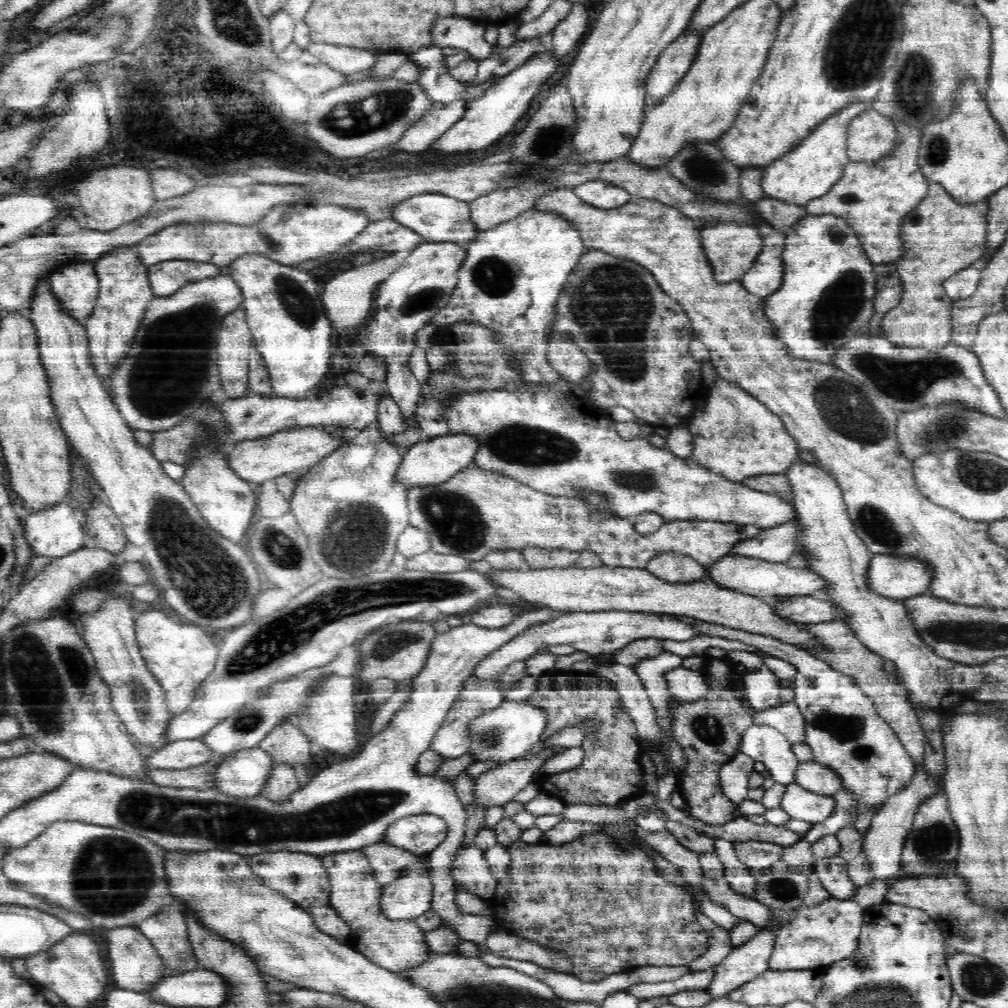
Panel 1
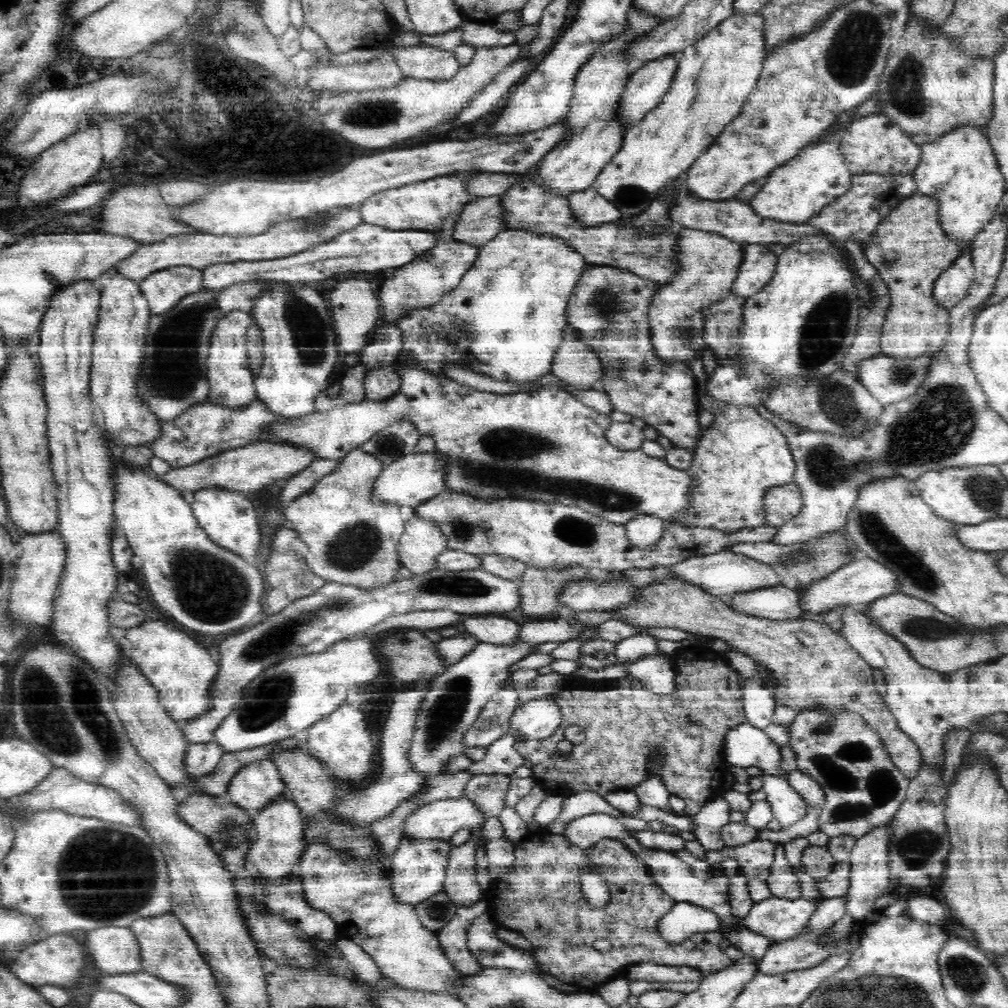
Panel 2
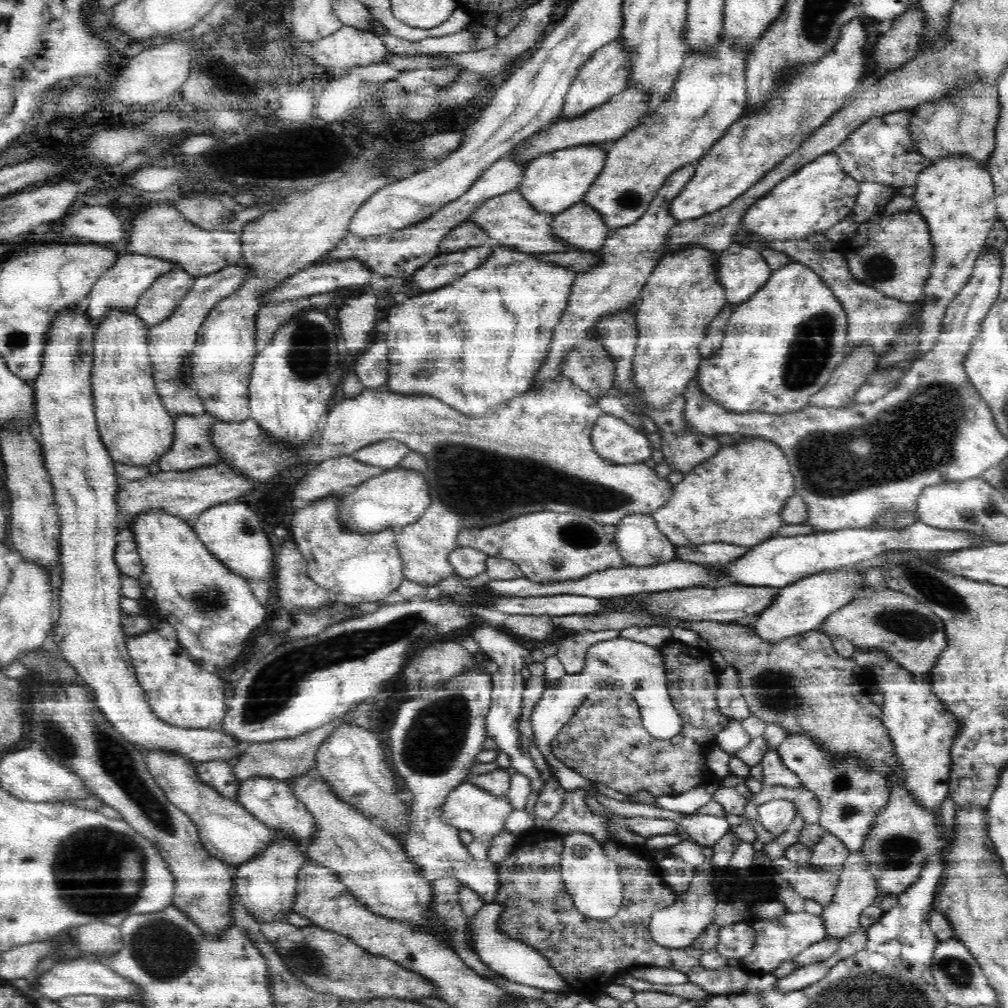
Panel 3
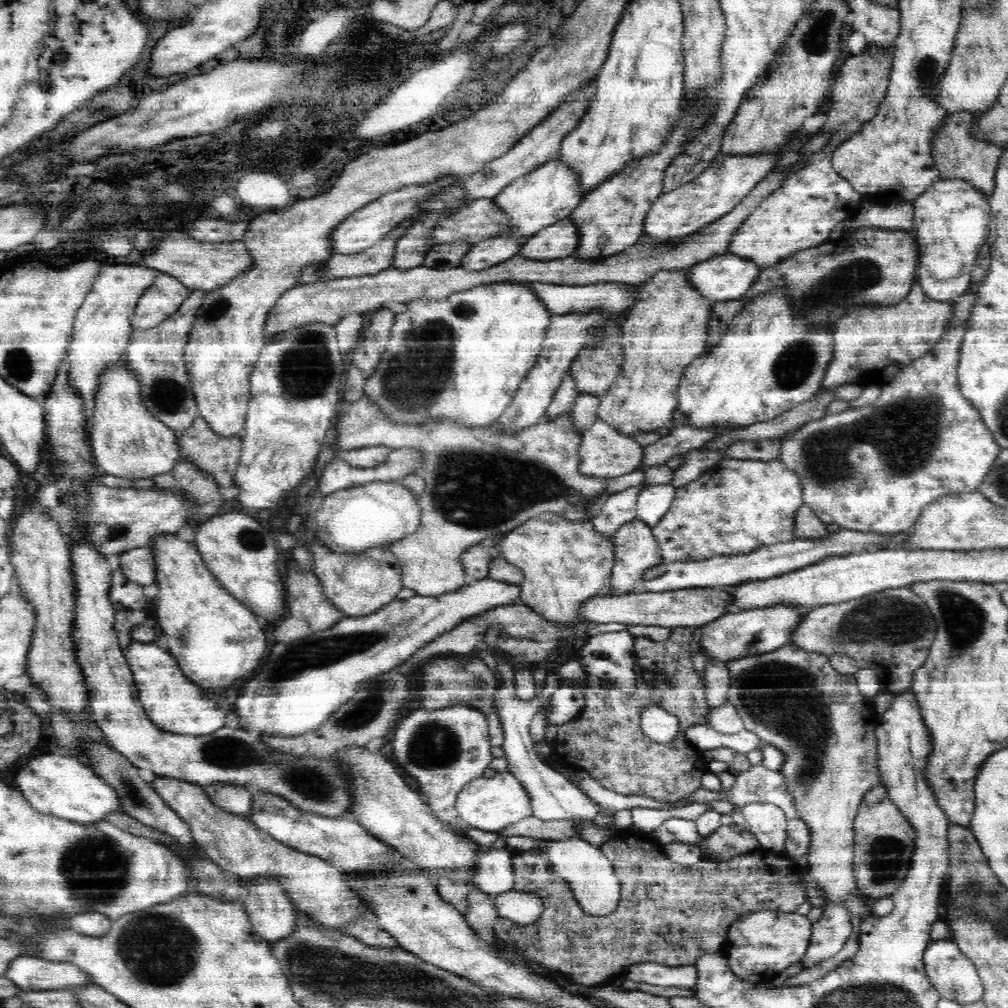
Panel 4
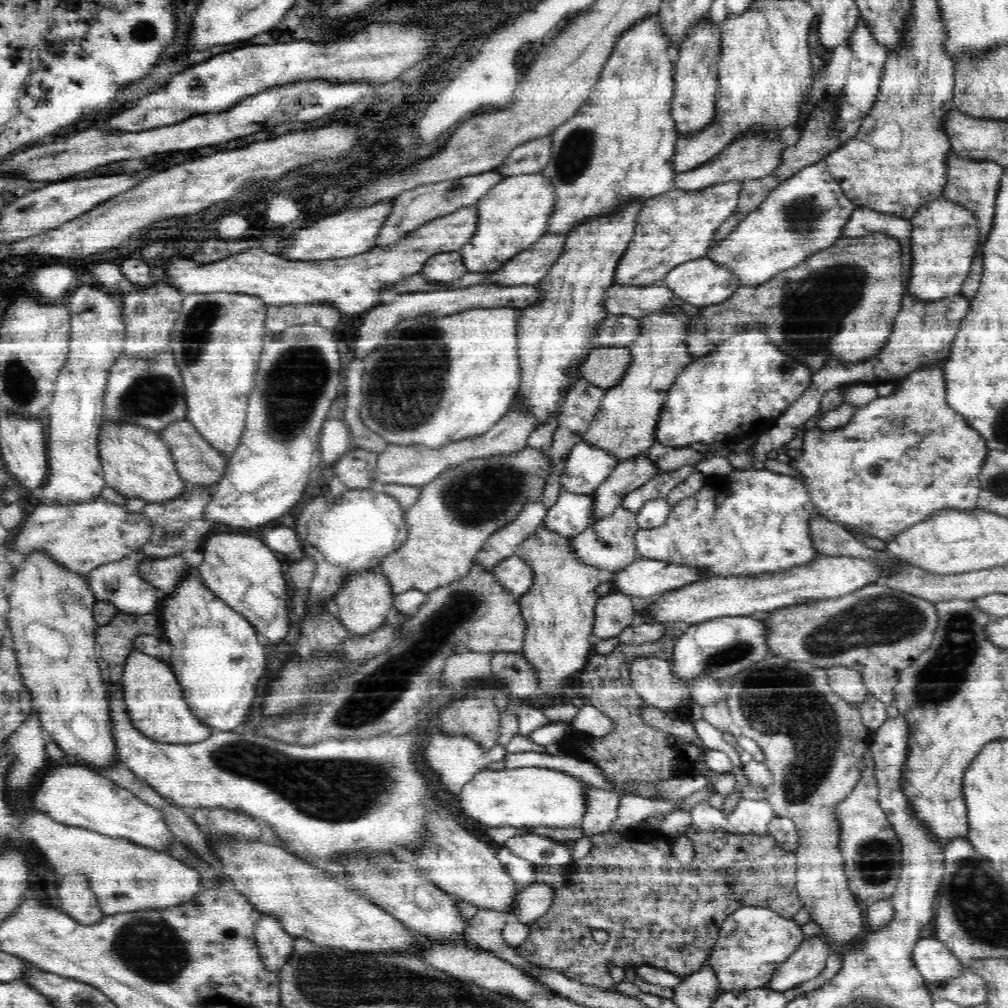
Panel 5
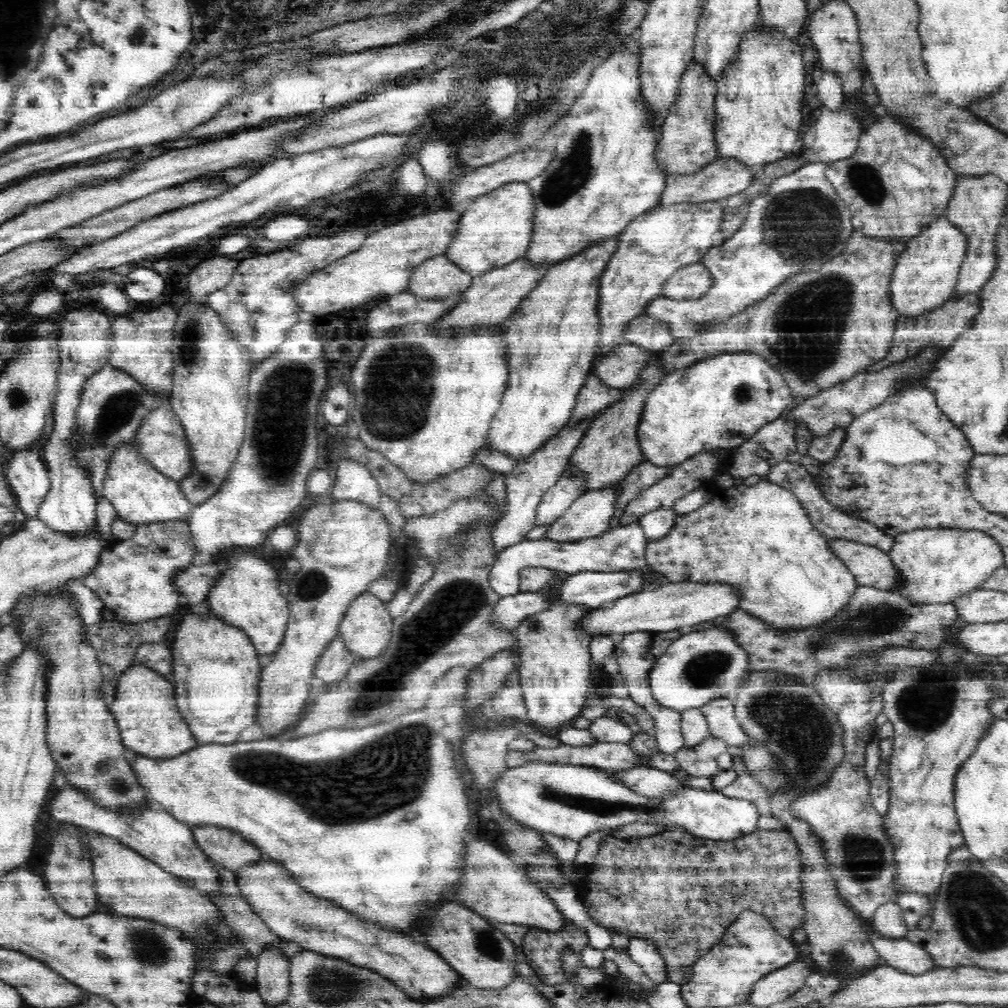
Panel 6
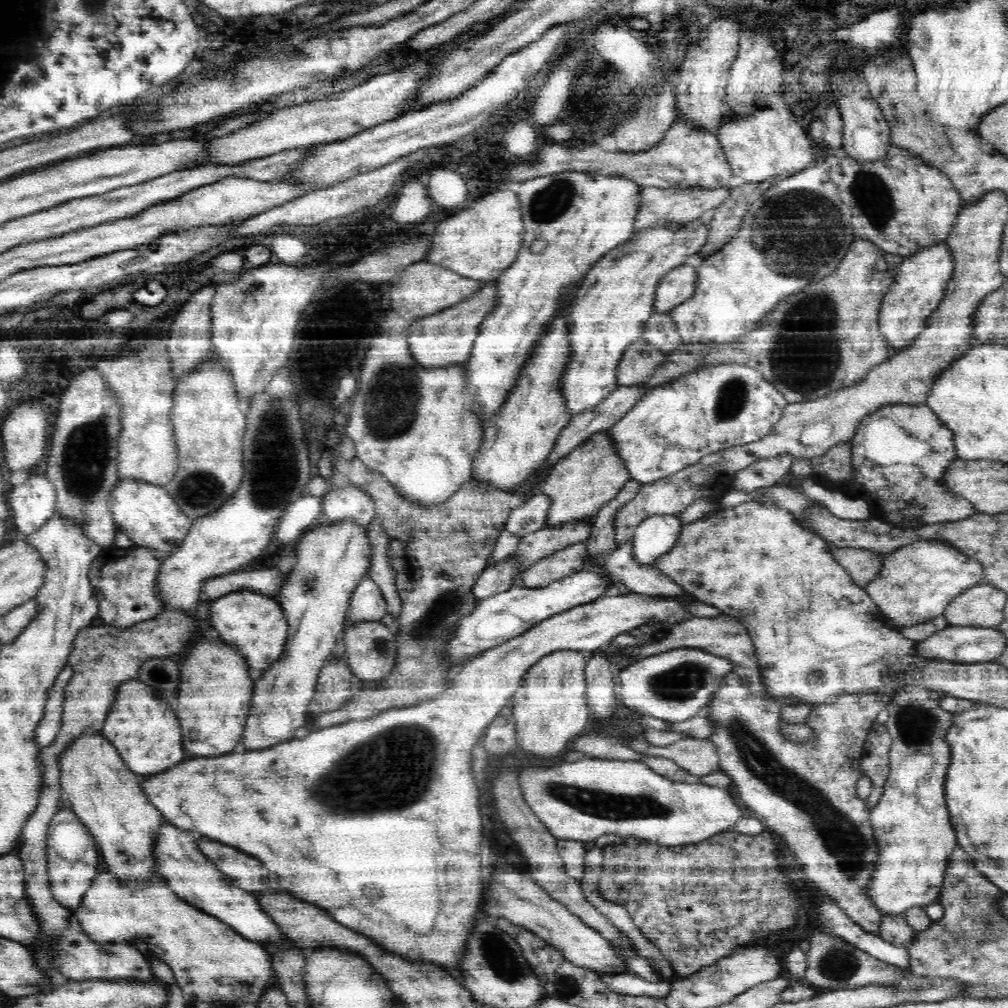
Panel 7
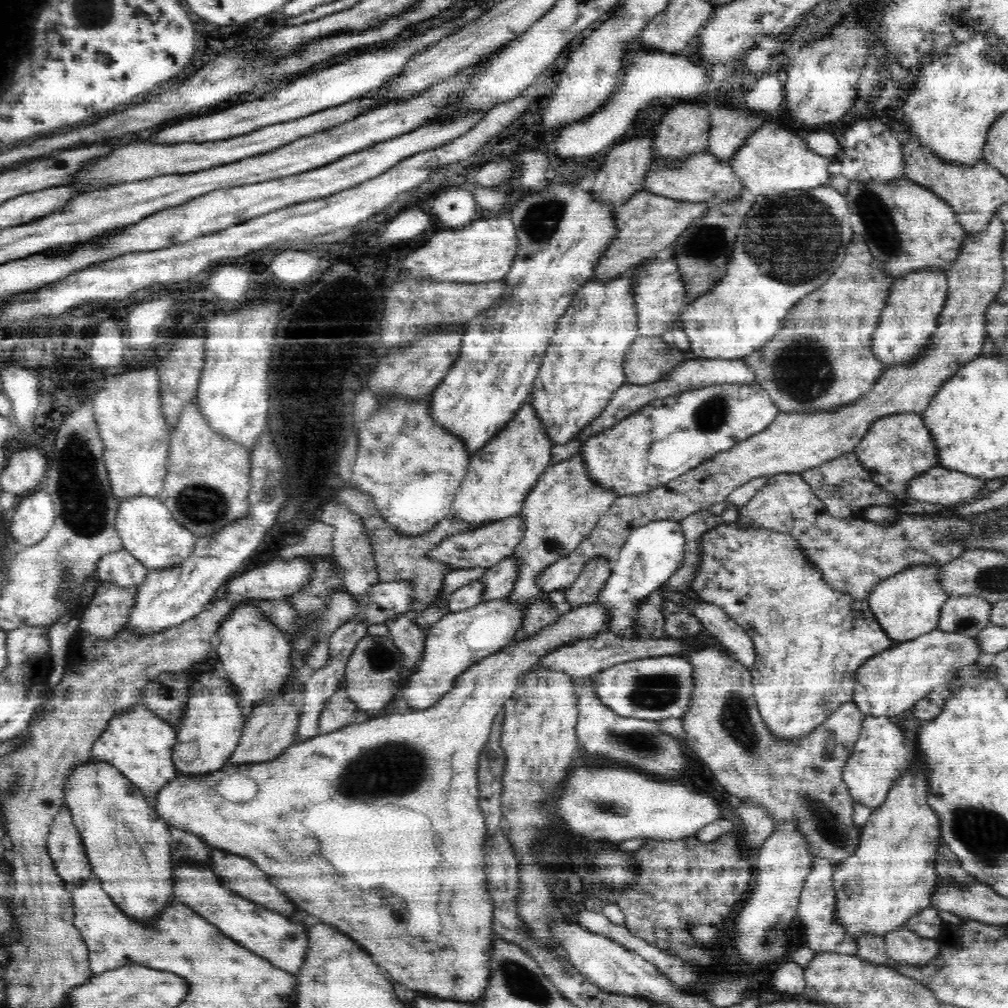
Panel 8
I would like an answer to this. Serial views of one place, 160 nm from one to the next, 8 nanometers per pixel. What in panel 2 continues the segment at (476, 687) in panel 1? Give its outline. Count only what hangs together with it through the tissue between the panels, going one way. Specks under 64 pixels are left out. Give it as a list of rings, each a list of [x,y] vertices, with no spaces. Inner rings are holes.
[[[508,678],[504,685],[494,694],[494,699],[486,704],[486,707],[480,712],[476,722],[466,730],[464,734],[464,745],[466,747],[474,748],[476,746],[487,747],[496,742],[502,736],[510,733],[510,717],[518,708],[518,693],[512,685],[512,681]]]

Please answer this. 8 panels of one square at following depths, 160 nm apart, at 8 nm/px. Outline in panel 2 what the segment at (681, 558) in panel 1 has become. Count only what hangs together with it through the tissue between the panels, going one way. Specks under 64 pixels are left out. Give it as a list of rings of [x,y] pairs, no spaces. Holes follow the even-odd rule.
[[[670,578],[668,581],[660,581],[658,585],[651,585],[642,589],[642,598],[636,604],[626,604],[622,608],[614,608],[610,612],[616,612],[623,624],[634,628],[676,628],[684,630],[688,634],[703,635],[712,640],[719,639],[728,643],[732,651],[745,654],[755,664],[765,668],[775,684],[776,703],[787,706],[797,713],[812,711],[813,709],[826,709],[826,711],[844,711],[844,713],[858,713],[872,730],[875,730],[887,748],[889,757],[897,766],[897,769],[905,774],[909,780],[918,776],[921,768],[921,751],[917,744],[898,728],[897,720],[890,713],[885,698],[881,698],[874,688],[874,669],[850,647],[848,640],[842,633],[833,632],[822,620],[818,619],[788,619],[770,620],[767,618],[748,616],[734,612],[715,595],[706,593],[697,585],[682,581],[678,578]]]

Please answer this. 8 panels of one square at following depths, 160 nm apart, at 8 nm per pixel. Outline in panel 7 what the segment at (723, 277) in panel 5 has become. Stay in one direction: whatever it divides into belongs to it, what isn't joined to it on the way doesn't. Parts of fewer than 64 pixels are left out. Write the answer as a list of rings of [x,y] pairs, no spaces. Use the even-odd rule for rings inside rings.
[[[695,261],[684,262],[661,278],[653,304],[654,313],[668,315],[693,295],[697,287],[697,268]]]

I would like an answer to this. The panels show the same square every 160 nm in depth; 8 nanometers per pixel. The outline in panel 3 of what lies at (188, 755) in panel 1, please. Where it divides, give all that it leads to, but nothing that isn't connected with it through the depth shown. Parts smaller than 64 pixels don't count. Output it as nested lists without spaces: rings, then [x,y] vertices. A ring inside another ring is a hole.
[[[224,760],[200,761],[195,764],[200,780],[220,792],[222,796],[236,799],[241,781],[232,771],[232,763]]]

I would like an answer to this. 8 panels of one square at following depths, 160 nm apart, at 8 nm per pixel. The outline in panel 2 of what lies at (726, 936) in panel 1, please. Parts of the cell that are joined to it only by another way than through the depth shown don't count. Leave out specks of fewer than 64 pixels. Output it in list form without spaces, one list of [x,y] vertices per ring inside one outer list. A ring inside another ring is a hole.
[[[675,902],[675,905],[661,916],[657,932],[669,940],[670,944],[678,944],[688,940],[696,932],[720,931],[722,919],[714,911],[691,902]],[[638,964],[627,972],[627,979],[652,982],[700,982],[701,972],[697,968]]]

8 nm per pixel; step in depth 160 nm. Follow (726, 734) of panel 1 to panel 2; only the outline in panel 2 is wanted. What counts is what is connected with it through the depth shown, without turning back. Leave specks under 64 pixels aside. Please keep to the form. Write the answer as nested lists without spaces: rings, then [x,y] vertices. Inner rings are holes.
[[[692,651],[686,657],[677,657],[672,663],[676,671],[675,691],[668,694],[650,692],[645,687],[622,688],[618,686],[608,686],[608,690],[578,690],[578,688],[576,688],[576,690],[564,690],[564,692],[556,693],[555,703],[562,712],[562,722],[556,729],[556,732],[554,732],[552,736],[548,736],[548,738],[542,738],[542,740],[528,739],[522,742],[515,742],[514,744],[516,751],[532,762],[532,776],[535,778],[536,782],[546,790],[547,794],[554,793],[554,795],[566,797],[568,793],[590,790],[603,797],[603,794],[607,792],[633,792],[633,788],[636,788],[641,782],[644,782],[650,774],[657,774],[657,776],[662,779],[665,789],[670,795],[679,796],[682,800],[686,801],[686,810],[684,810],[684,814],[686,815],[695,815],[701,809],[702,805],[706,804],[706,802],[712,800],[714,797],[717,797],[727,766],[724,760],[725,736],[730,730],[737,730],[742,723],[747,722],[742,703],[744,678],[741,678],[733,668],[726,666],[722,660],[716,660],[716,662],[714,662],[714,659],[701,656],[695,651]],[[568,726],[580,726],[580,728],[584,730],[585,740],[574,745],[569,755],[562,757],[562,755],[556,753],[556,744],[558,744],[560,740],[564,740],[564,730],[568,728]]]

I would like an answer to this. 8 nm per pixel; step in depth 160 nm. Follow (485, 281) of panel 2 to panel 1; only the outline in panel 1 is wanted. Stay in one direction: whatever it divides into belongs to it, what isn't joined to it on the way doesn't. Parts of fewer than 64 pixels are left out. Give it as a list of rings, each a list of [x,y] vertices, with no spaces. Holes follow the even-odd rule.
[[[534,208],[498,225],[480,233],[474,242],[466,246],[466,258],[458,269],[456,288],[448,304],[441,308],[428,323],[437,324],[442,333],[446,328],[450,328],[450,324],[464,320],[492,328],[493,332],[500,336],[502,345],[524,350],[524,356],[519,361],[521,380],[524,384],[561,383],[564,378],[550,366],[550,361],[547,359],[547,345],[552,335],[549,329],[551,321],[554,320],[558,296],[568,276],[576,268],[580,257],[586,252],[581,234],[578,233],[578,228],[572,220],[566,220],[557,212],[538,212]]]

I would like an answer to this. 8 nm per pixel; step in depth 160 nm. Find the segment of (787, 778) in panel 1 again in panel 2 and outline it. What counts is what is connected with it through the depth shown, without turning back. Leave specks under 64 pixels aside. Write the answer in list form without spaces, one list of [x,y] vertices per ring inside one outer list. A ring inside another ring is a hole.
[[[747,722],[726,734],[724,760],[727,765],[757,766],[764,773],[786,777],[779,770],[780,744],[774,744],[763,730]]]

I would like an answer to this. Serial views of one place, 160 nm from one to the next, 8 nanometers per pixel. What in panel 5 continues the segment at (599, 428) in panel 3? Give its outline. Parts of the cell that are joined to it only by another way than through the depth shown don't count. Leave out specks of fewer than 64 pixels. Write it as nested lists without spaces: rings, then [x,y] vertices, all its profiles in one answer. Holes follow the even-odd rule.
[[[582,440],[572,447],[567,456],[564,472],[560,477],[561,490],[576,494],[590,494],[610,476],[611,470],[616,468],[617,464],[617,460],[611,454],[601,448],[594,448]]]

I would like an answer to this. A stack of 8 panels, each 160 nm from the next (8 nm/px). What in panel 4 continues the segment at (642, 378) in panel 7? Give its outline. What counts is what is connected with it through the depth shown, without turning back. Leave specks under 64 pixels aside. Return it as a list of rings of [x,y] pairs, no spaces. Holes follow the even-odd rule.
[[[580,350],[569,370],[580,392],[601,397],[618,378],[622,362],[623,350]]]

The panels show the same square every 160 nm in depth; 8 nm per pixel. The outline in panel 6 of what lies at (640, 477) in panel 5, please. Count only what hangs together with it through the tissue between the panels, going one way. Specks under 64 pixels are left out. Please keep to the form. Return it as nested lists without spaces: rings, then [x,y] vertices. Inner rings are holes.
[[[619,482],[610,488],[602,490],[592,490],[580,495],[572,506],[567,508],[560,518],[557,518],[544,533],[546,540],[556,540],[570,542],[584,540],[585,538],[596,536],[609,529],[609,520],[615,513],[615,502],[619,493]]]

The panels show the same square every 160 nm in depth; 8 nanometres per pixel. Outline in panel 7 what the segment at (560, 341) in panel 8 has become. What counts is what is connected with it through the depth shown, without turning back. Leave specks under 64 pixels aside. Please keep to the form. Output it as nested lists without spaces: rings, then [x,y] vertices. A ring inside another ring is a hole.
[[[690,221],[686,225],[654,225],[632,234],[626,243],[618,244],[602,256],[588,271],[573,300],[570,319],[570,344],[574,360],[566,369],[565,404],[570,404],[570,416],[600,404],[610,392],[619,388],[616,368],[623,352],[642,337],[644,322],[653,313],[657,286],[661,278],[684,262],[692,262],[705,246],[710,223]]]

